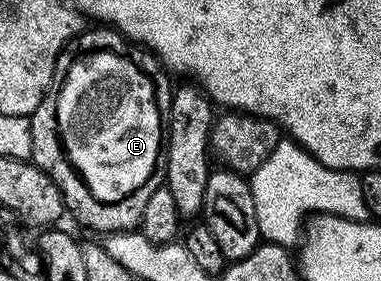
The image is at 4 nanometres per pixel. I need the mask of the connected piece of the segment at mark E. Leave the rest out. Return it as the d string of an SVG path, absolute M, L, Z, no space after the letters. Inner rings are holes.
M95 44L95 46L77 46L77 51L68 51L65 56L66 63L71 64L71 74L67 70L61 70L61 80L51 82L52 86L57 86L57 92L47 92L57 96L59 102L55 102L55 142L57 148L63 156L65 166L71 170L73 178L79 180L83 184L81 194L65 194L63 202L68 213L71 212L84 224L87 228L92 228L95 232L103 232L102 234L110 234L112 232L130 232L138 229L141 222L141 213L145 211L145 205L149 203L149 198L153 195L153 190L164 187L165 177L167 174L167 143L169 142L169 124L159 113L159 100L155 97L155 84L151 81L152 73L146 68L142 68L137 62L133 62L133 58L129 55L128 50L113 50L105 44Z

